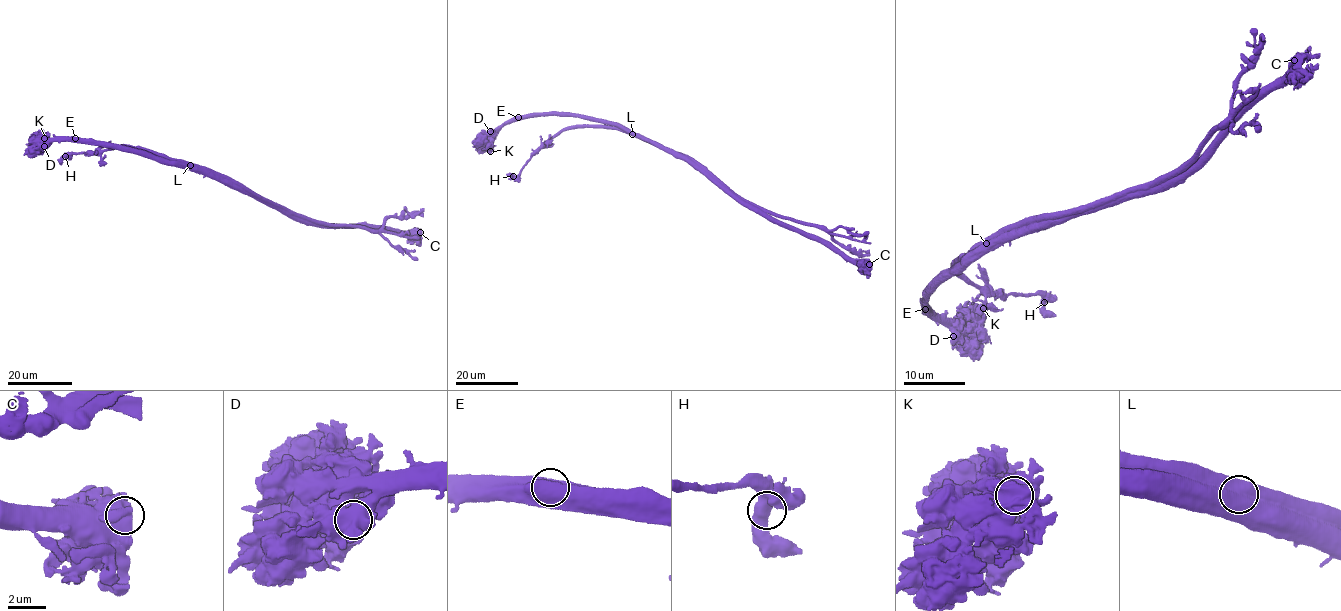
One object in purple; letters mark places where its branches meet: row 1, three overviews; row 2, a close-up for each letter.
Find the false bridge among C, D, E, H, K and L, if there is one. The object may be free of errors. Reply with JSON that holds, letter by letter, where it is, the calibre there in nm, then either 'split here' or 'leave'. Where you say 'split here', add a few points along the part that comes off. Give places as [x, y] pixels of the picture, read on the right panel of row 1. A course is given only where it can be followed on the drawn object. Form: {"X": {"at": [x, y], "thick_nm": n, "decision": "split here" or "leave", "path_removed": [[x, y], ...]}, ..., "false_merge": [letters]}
{"C": {"at": [1294, 60], "thick_nm": 900, "decision": "leave"}, "D": {"at": [953, 336], "thick_nm": 1050, "decision": "leave"}, "E": {"at": [925, 309], "thick_nm": 1100, "decision": "leave"}, "H": {"at": [1044, 302], "thick_nm": 650, "decision": "leave"}, "K": {"at": [983, 308], "thick_nm": 1000, "decision": "leave"}, "L": {"at": [986, 243], "thick_nm": 1050, "decision": "split here", "path_removed": [[986, 243], [1011, 224], [1140, 185], [1191, 158], [1230, 112], [1233, 89], [1258, 49], [1251, 28]]}, "false_merge": ["L"]}

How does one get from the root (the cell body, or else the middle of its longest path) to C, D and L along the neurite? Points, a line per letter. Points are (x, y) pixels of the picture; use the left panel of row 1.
C: (233, 188), (256, 194), (306, 219), (327, 225), (360, 224), (401, 233), (420, 232)
D: (233, 188), (202, 174), (162, 162), (135, 149), (60, 139), (44, 146)
L: (233, 188), (193, 170), (190, 165)

